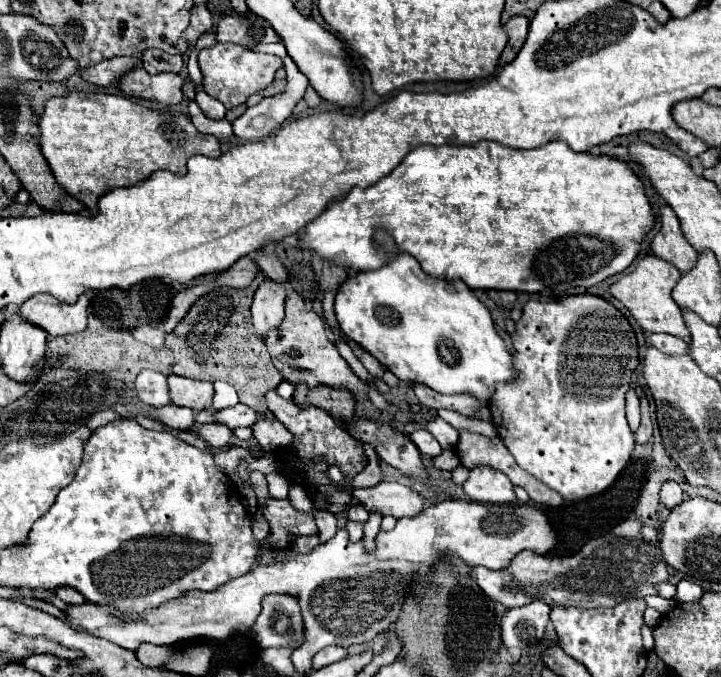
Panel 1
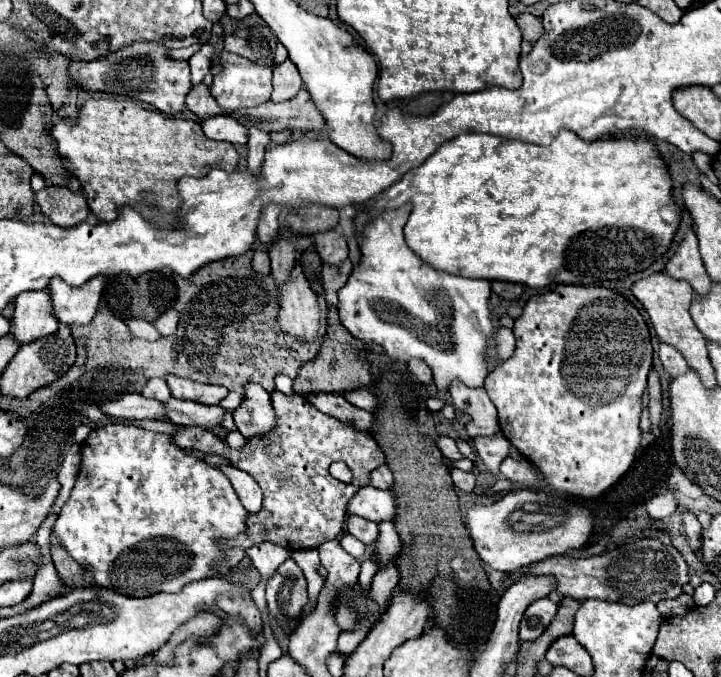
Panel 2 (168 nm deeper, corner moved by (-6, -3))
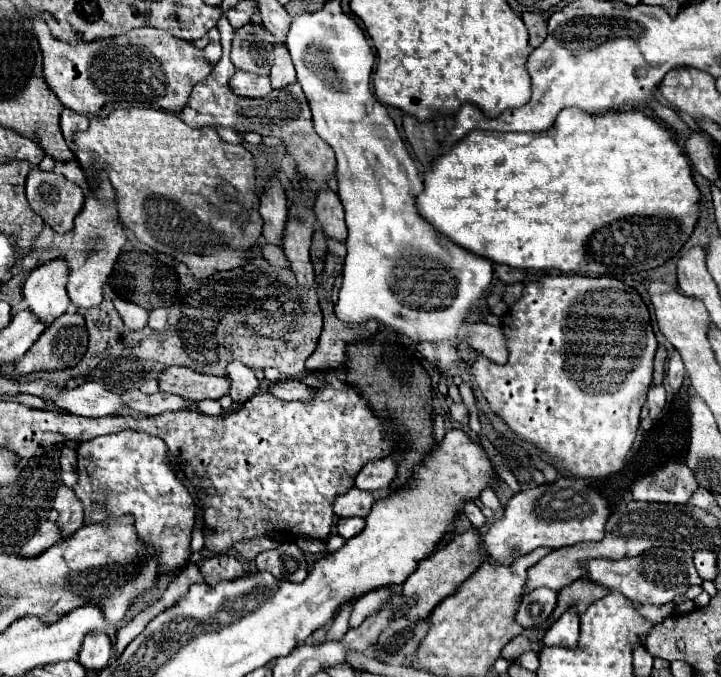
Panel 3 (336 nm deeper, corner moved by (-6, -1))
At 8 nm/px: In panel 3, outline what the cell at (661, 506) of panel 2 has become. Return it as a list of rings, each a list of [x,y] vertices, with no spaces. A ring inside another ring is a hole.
[[[670,461],[660,467],[654,475],[642,477],[634,483],[632,495],[636,501],[658,501],[658,503],[686,503],[692,493],[698,489],[698,483],[692,471],[684,463]]]

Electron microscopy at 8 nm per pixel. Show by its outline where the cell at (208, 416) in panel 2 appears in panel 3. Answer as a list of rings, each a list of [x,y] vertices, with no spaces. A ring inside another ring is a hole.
[[[138,389],[126,391],[124,393],[124,403],[130,409],[134,409],[142,415],[162,415],[166,411],[184,411],[184,409],[194,407],[194,401],[184,399],[180,395],[174,395],[174,393],[158,391],[158,393],[152,393],[152,395],[146,395]]]

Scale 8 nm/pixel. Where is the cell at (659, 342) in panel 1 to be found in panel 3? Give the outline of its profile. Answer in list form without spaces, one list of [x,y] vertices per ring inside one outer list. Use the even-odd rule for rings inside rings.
[[[674,353],[670,359],[668,359],[668,369],[666,369],[666,377],[668,377],[668,383],[672,389],[680,389],[682,381],[684,381],[684,363],[680,359],[678,353]]]

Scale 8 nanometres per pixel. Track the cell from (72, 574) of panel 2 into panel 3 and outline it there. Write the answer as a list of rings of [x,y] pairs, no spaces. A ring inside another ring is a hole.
[[[60,485],[56,499],[54,499],[54,509],[60,513],[56,525],[60,529],[60,539],[58,543],[70,539],[80,527],[82,527],[82,515],[80,515],[80,501],[76,499],[74,491],[70,487]]]

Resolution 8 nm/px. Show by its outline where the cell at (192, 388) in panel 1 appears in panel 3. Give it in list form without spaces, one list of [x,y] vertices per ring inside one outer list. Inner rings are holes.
[[[168,367],[158,375],[160,391],[184,395],[192,401],[202,399],[220,399],[222,395],[228,395],[230,383],[226,377],[214,377],[214,375],[202,375],[186,367]]]

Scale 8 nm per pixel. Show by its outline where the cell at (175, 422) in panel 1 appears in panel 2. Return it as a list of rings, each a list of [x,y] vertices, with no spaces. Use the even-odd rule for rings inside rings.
[[[128,393],[116,401],[100,403],[98,409],[116,419],[166,419],[164,405],[156,399],[142,397],[140,393]]]

